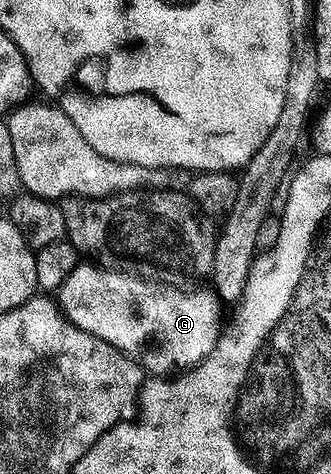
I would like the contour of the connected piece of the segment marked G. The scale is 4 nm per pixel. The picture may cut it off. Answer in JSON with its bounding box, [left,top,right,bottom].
[58,263,222,375]

